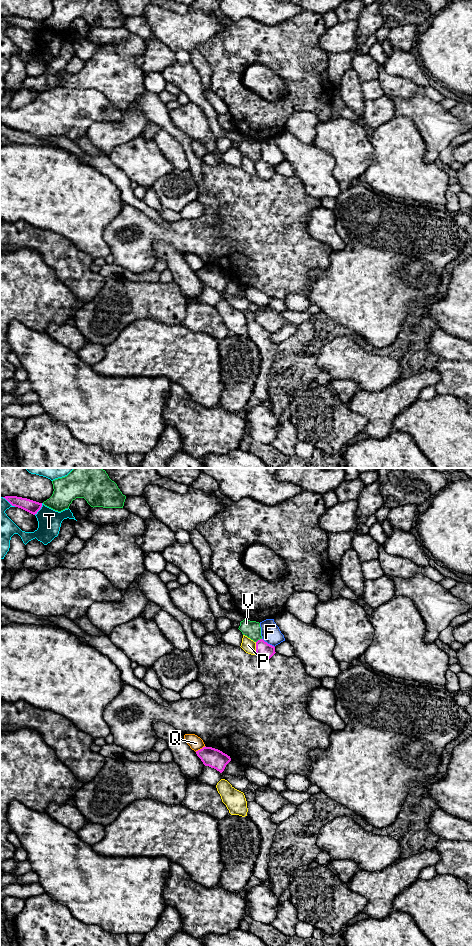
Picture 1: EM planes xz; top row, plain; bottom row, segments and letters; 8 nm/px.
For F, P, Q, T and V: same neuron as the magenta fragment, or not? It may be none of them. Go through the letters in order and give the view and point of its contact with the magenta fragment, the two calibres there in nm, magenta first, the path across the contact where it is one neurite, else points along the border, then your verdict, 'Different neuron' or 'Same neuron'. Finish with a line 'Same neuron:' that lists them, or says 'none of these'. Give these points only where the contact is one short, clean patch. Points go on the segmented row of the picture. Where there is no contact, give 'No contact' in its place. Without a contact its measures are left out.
F: Touches magenta at xz (267, 643). Thickness 120 nm (magenta) against 160 nm. Different neuron
P: Touches magenta at xz (256, 648). Thickness 120 nm (magenta) against 110 nm. Different neuron
Q: Touches magenta at xz (200, 749). Thickness 160 nm (magenta) against 110 nm. Boundary: xz (205, 746), (195, 751). Different neuron
T: Touches magenta at xz (39, 509). Thickness 100 nm (magenta) against 190 nm. Different neuron
V: Touches magenta at xz (258, 640). Thickness 120 nm (magenta) against 140 nm. Different neuron
Same neuron: none of these

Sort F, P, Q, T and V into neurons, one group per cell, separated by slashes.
F / P / Q / T / V

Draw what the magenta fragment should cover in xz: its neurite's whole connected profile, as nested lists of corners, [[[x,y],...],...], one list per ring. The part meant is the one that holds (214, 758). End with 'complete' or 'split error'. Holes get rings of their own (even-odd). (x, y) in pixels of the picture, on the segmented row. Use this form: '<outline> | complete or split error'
[[[205,746],[196,751],[196,754],[205,766],[214,768],[220,773],[224,771],[226,765],[231,761],[230,756],[212,747]]] | complete

